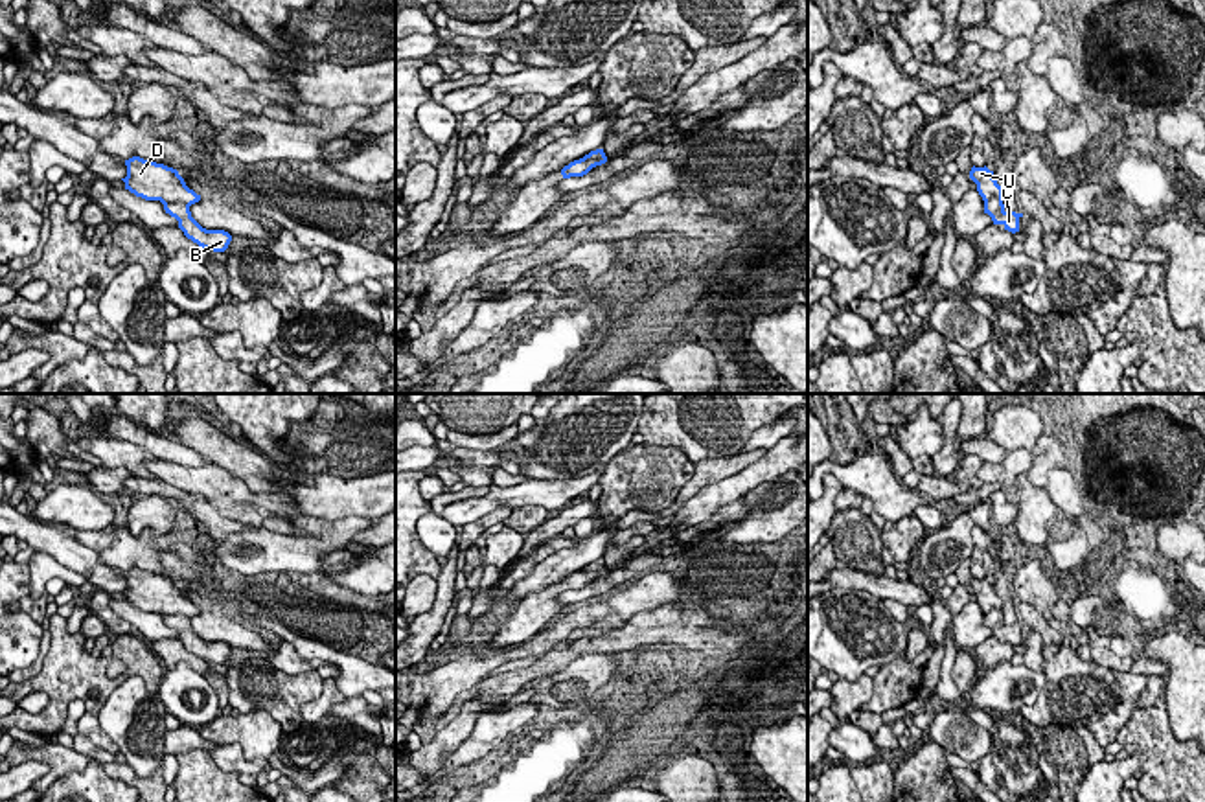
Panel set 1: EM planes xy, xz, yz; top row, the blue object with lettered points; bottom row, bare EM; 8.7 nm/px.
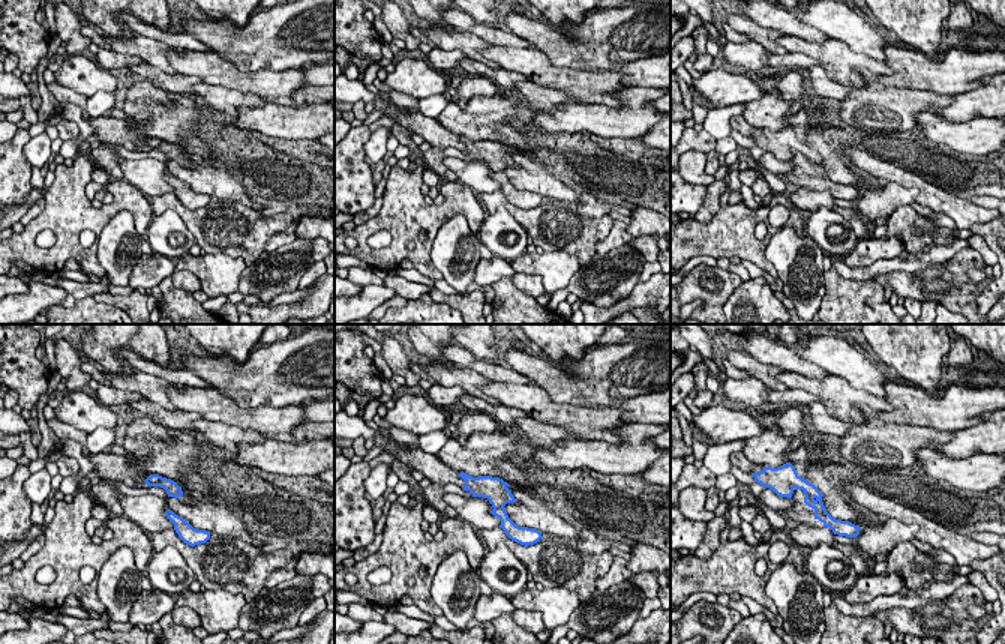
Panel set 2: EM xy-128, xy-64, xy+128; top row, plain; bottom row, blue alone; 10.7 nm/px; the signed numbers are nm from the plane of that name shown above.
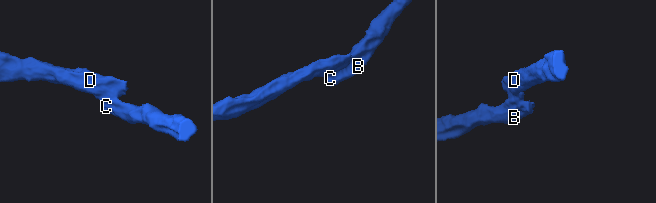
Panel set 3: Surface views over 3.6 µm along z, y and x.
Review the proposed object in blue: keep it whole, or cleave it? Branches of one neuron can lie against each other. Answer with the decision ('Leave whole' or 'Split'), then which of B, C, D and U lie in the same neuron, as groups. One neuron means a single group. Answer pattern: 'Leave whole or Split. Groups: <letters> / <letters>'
Split. Groups: B C / D U

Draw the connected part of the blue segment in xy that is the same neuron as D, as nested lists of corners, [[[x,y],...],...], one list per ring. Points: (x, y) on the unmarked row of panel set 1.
[[[140,568],[125,572],[127,589],[125,602],[145,613],[166,613],[191,618],[201,613],[193,602],[189,602],[177,581]]]

